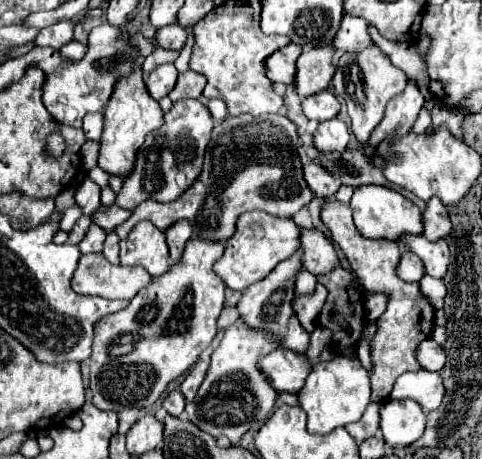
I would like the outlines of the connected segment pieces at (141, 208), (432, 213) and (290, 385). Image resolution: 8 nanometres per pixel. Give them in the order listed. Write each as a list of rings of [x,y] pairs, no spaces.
[[[240,115],[240,117],[228,117],[224,123],[216,125],[212,131],[212,141],[210,147],[206,151],[206,159],[204,159],[204,169],[200,173],[200,177],[194,181],[194,185],[184,191],[184,195],[180,195],[176,201],[170,203],[158,203],[154,199],[140,203],[134,209],[134,215],[124,221],[120,227],[116,227],[114,231],[118,233],[120,239],[126,239],[128,233],[132,231],[132,227],[142,221],[148,219],[152,221],[160,231],[166,231],[170,225],[174,225],[176,221],[186,219],[192,229],[194,229],[194,237],[204,239],[204,241],[228,241],[234,235],[234,227],[236,227],[236,219],[246,213],[246,211],[266,211],[270,215],[278,215],[278,217],[292,217],[300,207],[308,205],[312,199],[312,191],[304,181],[304,173],[302,173],[302,163],[298,157],[298,147],[302,145],[300,137],[298,137],[298,129],[296,125],[282,115],[262,115],[262,117],[252,117],[252,115]]]
[[[430,199],[430,203],[426,203],[426,211],[422,213],[424,217],[424,237],[428,241],[438,241],[438,239],[446,239],[452,235],[452,221],[448,217],[446,207],[442,205],[440,199]]]
[[[278,347],[270,355],[260,359],[260,367],[268,383],[278,393],[292,393],[292,395],[296,395],[302,389],[306,377],[312,371],[312,365],[306,355],[294,353],[284,347]]]

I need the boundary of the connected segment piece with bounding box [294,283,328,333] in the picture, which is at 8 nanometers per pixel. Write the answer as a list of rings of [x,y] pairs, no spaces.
[[[318,283],[314,295],[302,297],[302,299],[298,299],[298,297],[294,299],[294,309],[296,309],[296,315],[300,319],[300,325],[308,333],[312,333],[316,329],[316,325],[318,325],[318,315],[322,311],[326,295],[328,295],[328,289],[322,283]]]

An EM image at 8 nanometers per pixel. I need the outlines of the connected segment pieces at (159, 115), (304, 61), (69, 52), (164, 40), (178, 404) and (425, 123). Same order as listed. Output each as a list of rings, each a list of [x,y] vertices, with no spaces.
[[[140,67],[134,69],[134,75],[128,75],[116,83],[110,103],[104,109],[104,115],[106,115],[106,123],[104,123],[104,133],[100,139],[102,147],[100,147],[100,155],[98,155],[98,167],[110,175],[118,175],[124,179],[132,173],[132,169],[136,165],[136,153],[142,147],[142,143],[146,141],[146,135],[150,131],[158,129],[164,119],[164,113],[162,113],[158,101],[154,101],[150,97],[150,93],[144,85]]]
[[[316,47],[316,49],[304,51],[298,57],[294,91],[300,97],[310,97],[328,89],[334,77],[332,55],[334,55],[332,47]]]
[[[70,41],[66,43],[62,49],[60,49],[60,55],[70,61],[70,63],[76,63],[76,61],[82,61],[84,55],[86,55],[86,45],[78,43],[78,41]]]
[[[174,23],[174,25],[168,25],[168,27],[158,29],[154,39],[156,39],[158,47],[180,51],[186,45],[186,31],[178,23]]]
[[[172,391],[172,393],[164,399],[162,407],[164,407],[170,415],[174,415],[174,417],[182,417],[184,407],[186,407],[186,399],[184,399],[184,395],[182,395],[180,391]]]
[[[422,107],[417,120],[412,127],[412,130],[416,134],[422,134],[431,125],[432,125],[431,113],[425,107]]]

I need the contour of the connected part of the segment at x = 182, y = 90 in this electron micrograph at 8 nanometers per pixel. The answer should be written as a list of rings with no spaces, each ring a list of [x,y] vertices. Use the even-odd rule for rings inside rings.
[[[188,69],[186,73],[180,73],[178,75],[178,83],[170,91],[168,97],[174,103],[176,101],[182,101],[182,99],[200,99],[202,97],[202,91],[204,91],[204,85],[206,85],[206,77]]]

